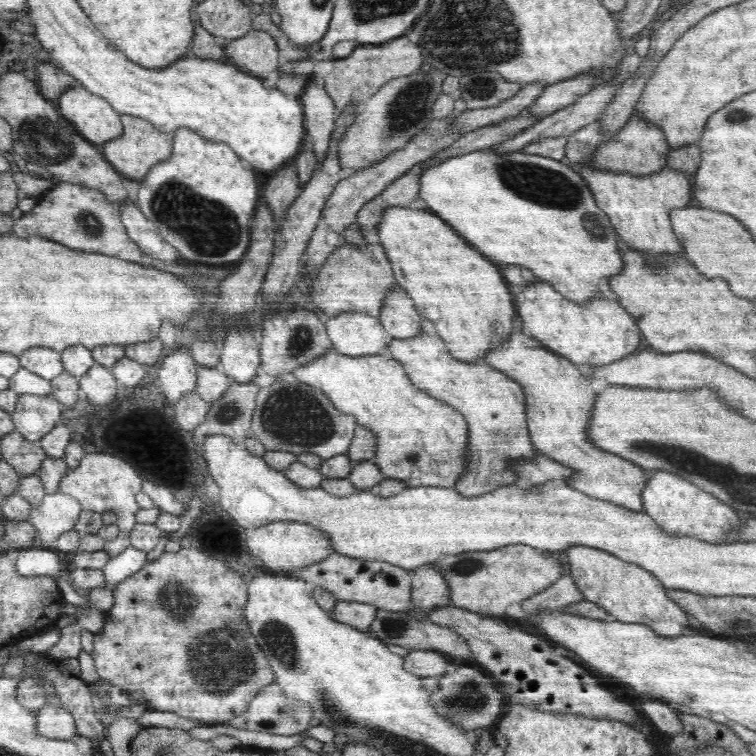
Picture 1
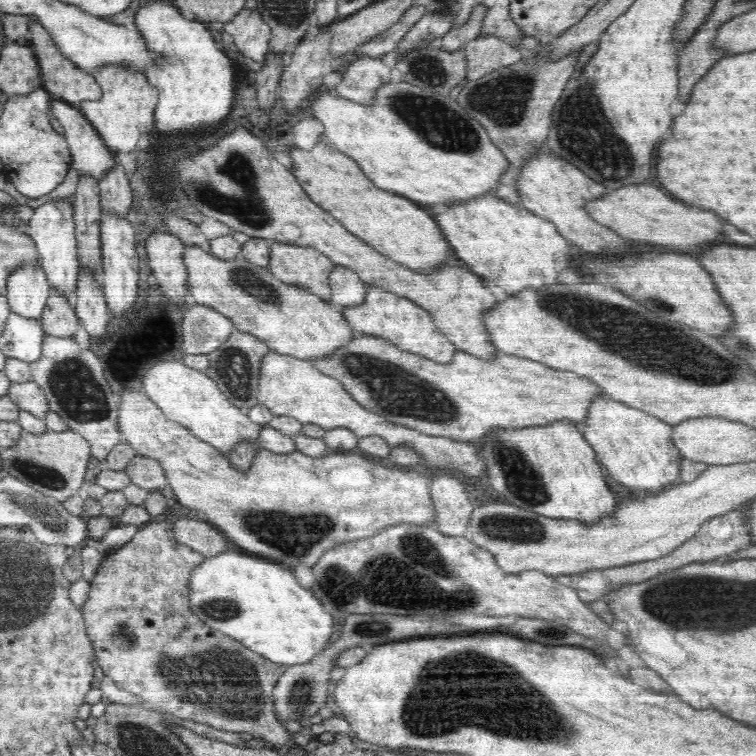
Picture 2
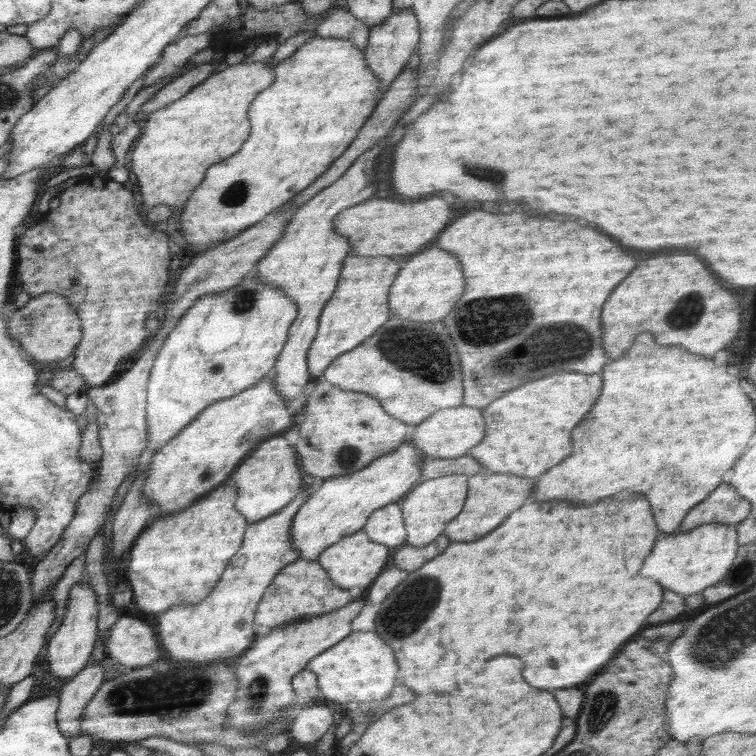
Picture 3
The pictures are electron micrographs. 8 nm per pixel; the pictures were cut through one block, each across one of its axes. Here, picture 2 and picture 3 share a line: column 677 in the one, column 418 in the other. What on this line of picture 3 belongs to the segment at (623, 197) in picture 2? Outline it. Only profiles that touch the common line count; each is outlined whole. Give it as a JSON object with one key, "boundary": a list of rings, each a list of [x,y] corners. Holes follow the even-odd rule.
{"boundary":[[[432,196],[420,202],[398,202],[390,198],[368,199],[356,206],[340,212],[332,220],[334,233],[348,237],[351,253],[360,256],[395,256],[406,258],[408,254],[416,254],[426,246],[432,238],[436,238],[450,220],[452,208],[440,196]]]}

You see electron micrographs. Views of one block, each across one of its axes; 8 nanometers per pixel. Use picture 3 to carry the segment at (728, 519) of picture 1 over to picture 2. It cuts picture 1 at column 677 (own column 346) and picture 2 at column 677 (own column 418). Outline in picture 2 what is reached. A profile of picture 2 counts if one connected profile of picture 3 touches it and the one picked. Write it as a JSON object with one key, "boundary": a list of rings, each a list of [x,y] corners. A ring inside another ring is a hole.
{"boundary":[[[602,395],[590,403],[586,424],[580,432],[612,479],[632,490],[653,494],[676,485],[680,476],[683,456],[672,443],[672,430],[667,422]]]}

